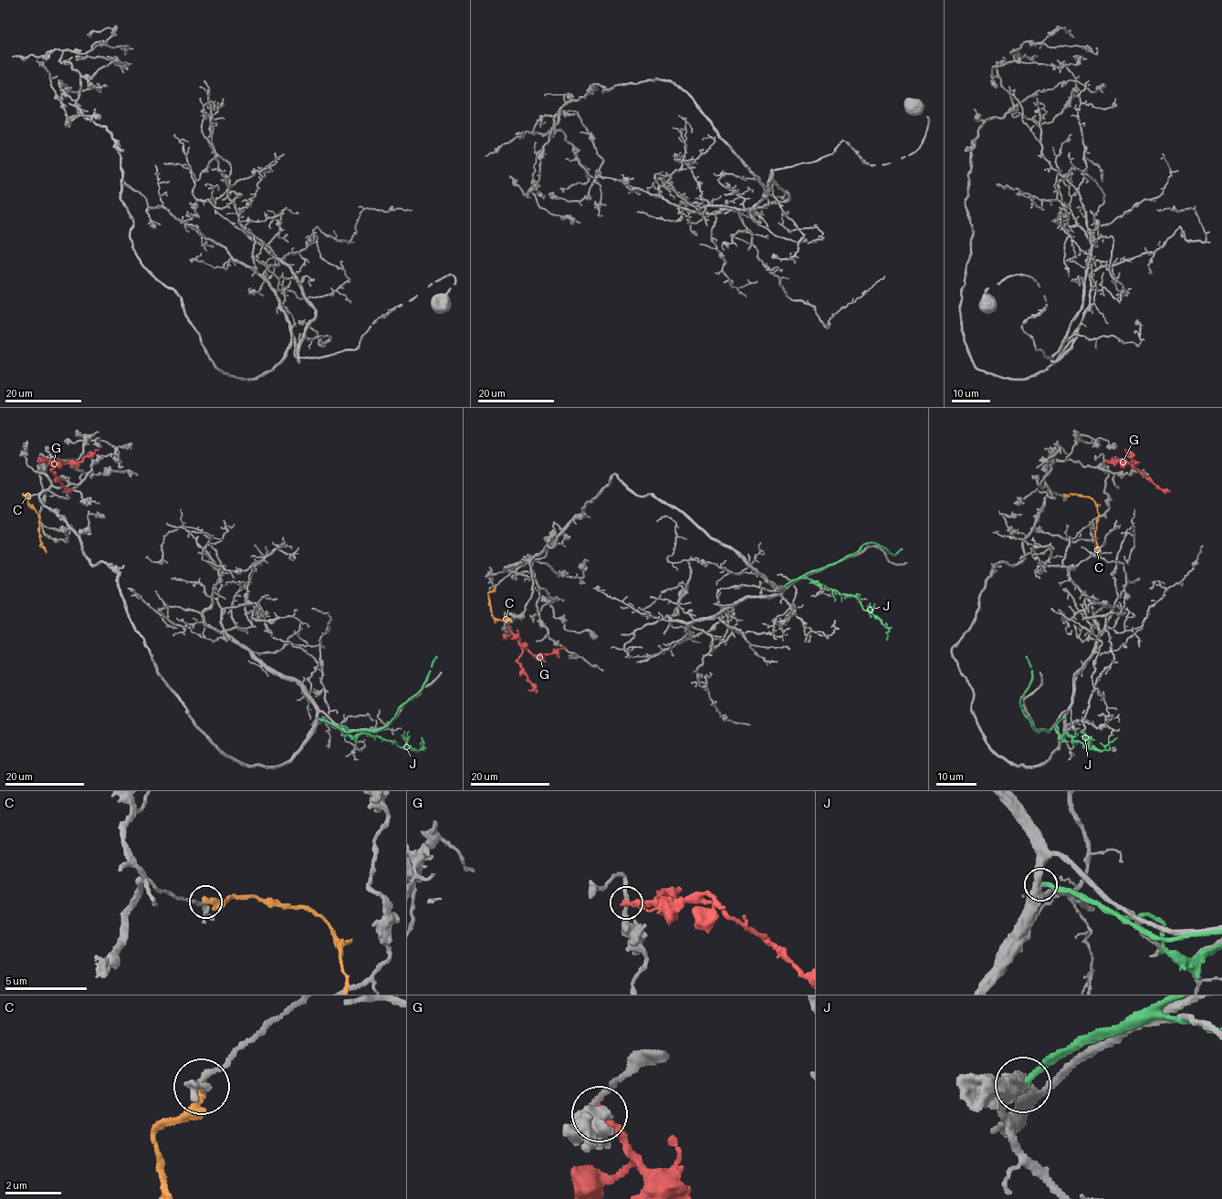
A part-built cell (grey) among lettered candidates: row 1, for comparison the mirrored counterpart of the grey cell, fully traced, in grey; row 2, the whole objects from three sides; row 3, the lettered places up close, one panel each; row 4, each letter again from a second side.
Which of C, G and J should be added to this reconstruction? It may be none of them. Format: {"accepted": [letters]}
{"accepted": []}

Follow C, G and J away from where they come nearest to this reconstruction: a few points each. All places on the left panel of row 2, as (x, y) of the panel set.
C: (29, 495), (23, 495), (39, 516), (39, 540), (46, 552)
G: (41, 461), (56, 461), (52, 471), (67, 489), (62, 493)
J: (317, 718), (346, 731), (382, 728), (422, 687), (436, 656)

